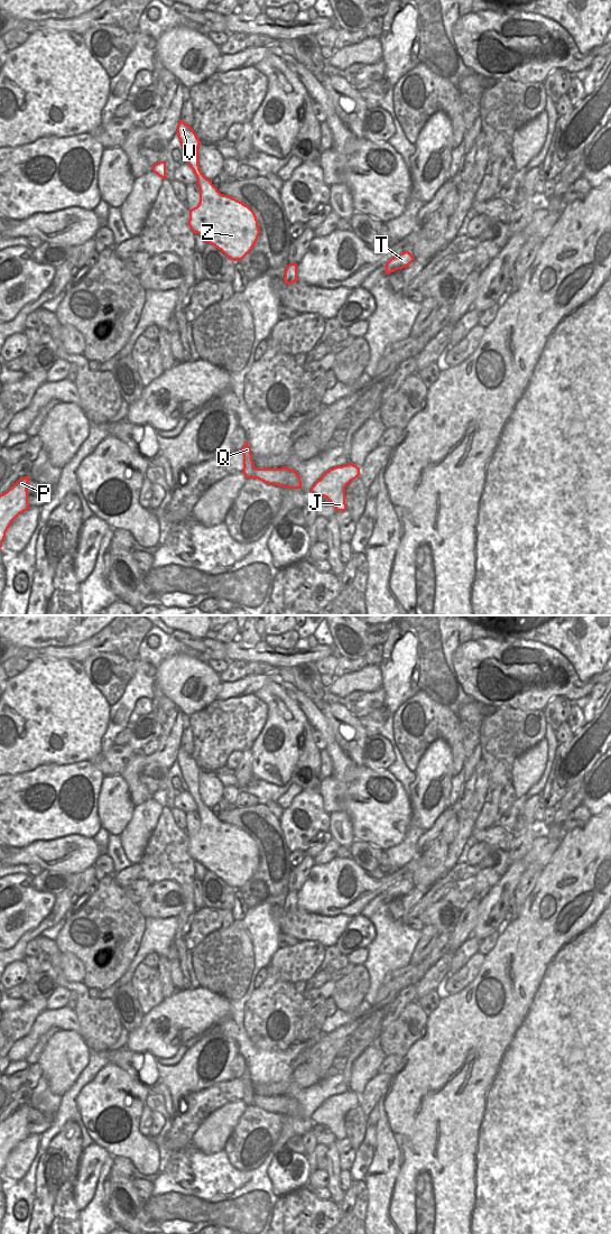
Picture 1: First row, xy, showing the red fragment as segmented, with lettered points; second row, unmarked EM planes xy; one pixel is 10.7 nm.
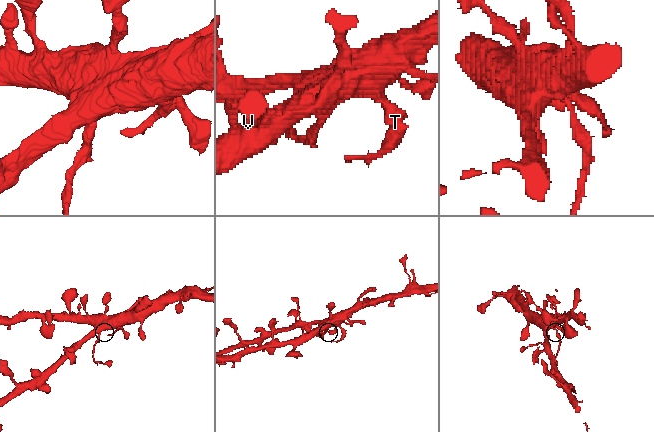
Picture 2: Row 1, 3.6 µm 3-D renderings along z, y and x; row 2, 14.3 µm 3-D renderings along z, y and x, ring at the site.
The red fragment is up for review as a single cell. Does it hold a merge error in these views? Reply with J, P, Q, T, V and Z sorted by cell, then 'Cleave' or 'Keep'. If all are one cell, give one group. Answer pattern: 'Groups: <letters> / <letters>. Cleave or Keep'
Groups: J Q / P T V Z. Cleave.

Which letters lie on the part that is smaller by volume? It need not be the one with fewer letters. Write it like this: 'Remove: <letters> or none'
Remove: J, Q

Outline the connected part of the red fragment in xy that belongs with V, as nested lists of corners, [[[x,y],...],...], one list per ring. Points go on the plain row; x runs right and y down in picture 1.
[[[179,748],[176,761],[200,816],[200,831],[189,837],[191,857],[231,888],[242,888],[252,878],[260,862],[254,839],[242,829],[221,822],[212,808],[202,801],[198,792],[201,769],[191,753]]]

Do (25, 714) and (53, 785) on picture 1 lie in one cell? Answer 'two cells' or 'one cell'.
two cells

